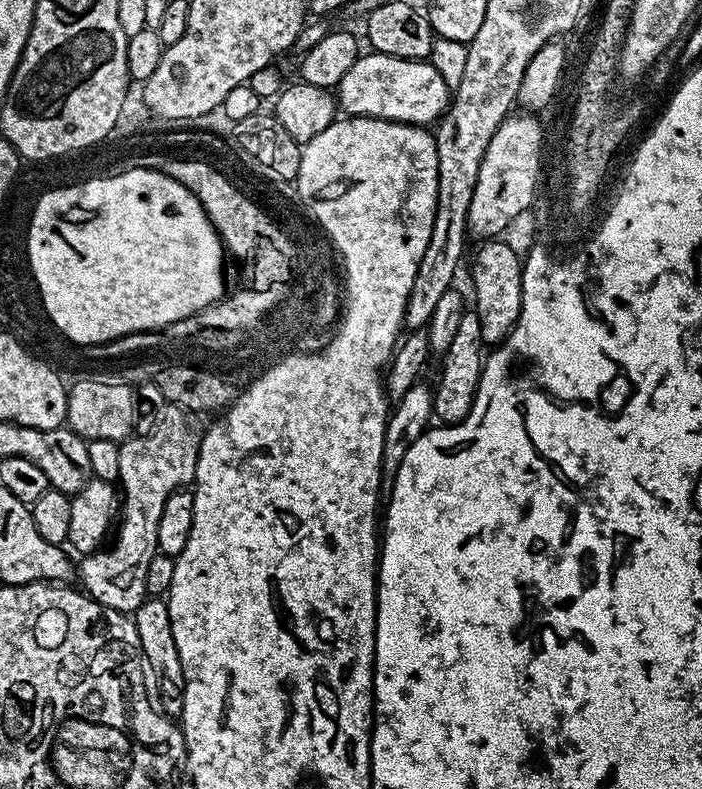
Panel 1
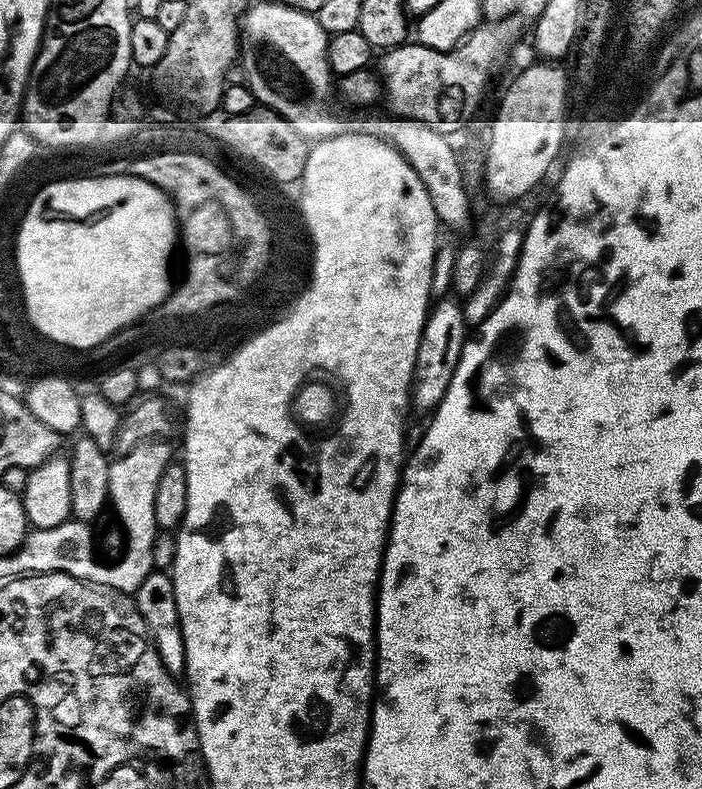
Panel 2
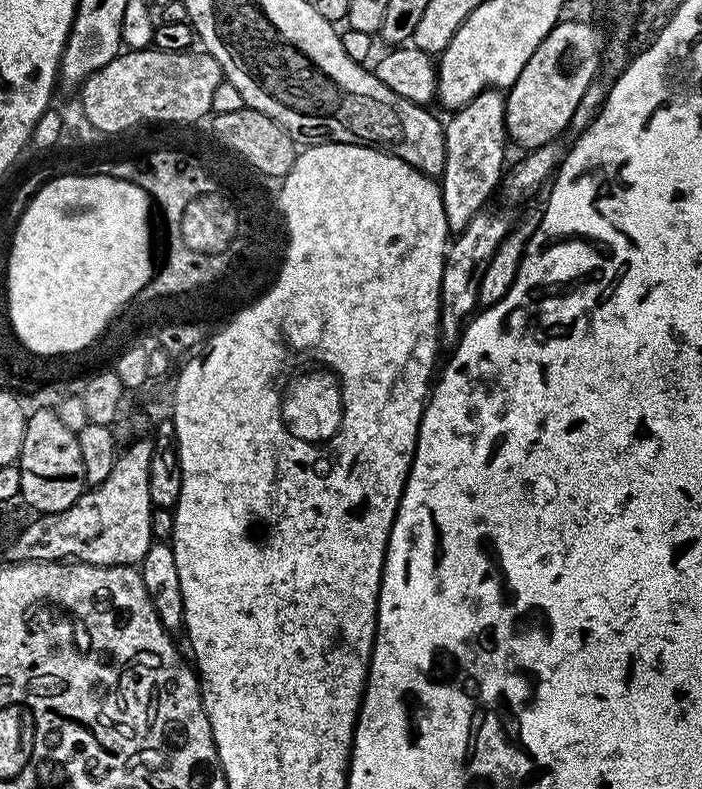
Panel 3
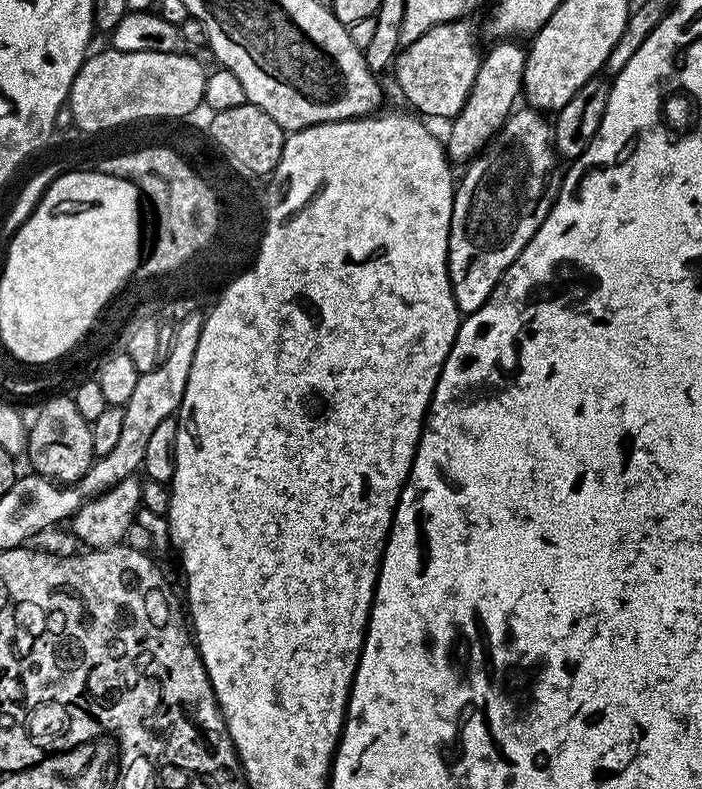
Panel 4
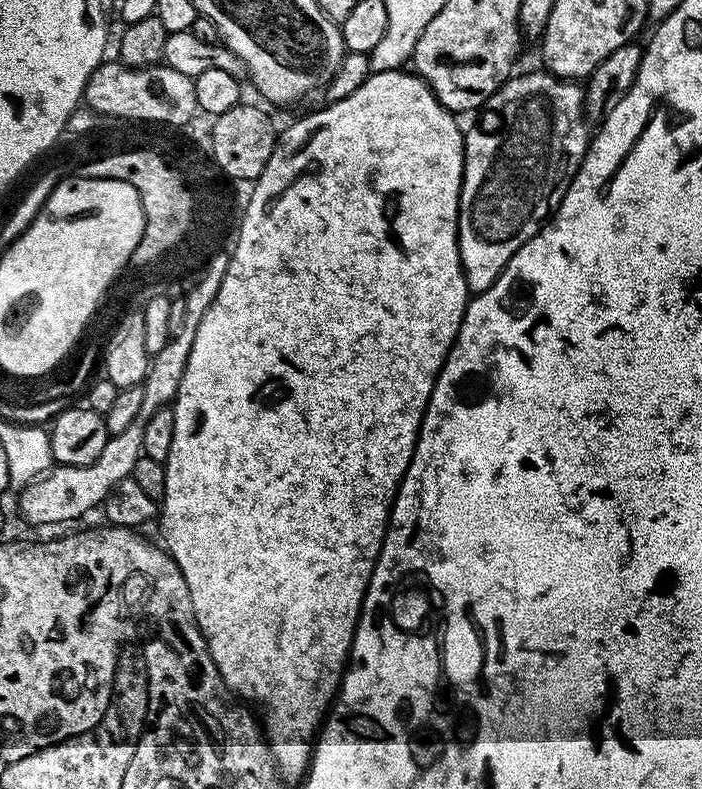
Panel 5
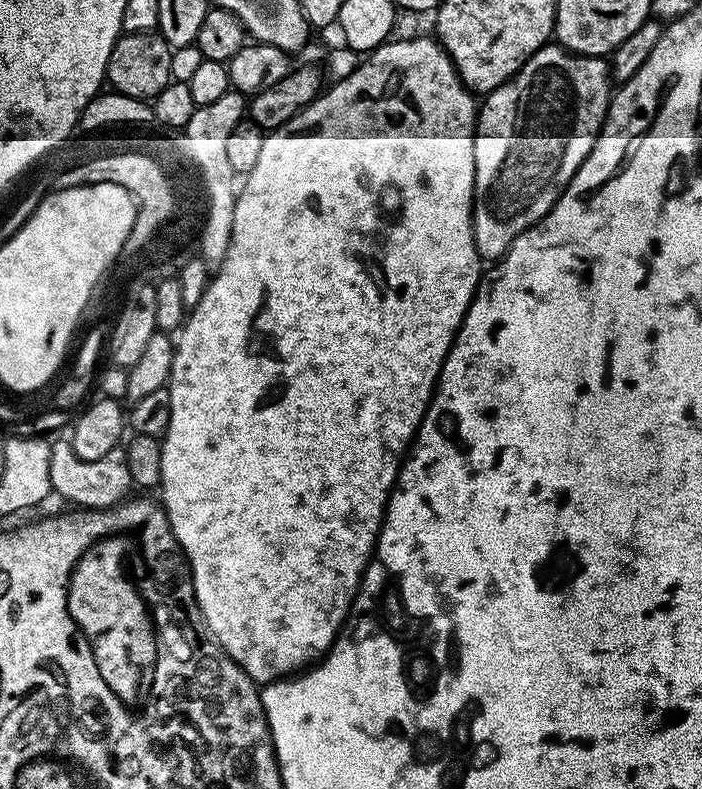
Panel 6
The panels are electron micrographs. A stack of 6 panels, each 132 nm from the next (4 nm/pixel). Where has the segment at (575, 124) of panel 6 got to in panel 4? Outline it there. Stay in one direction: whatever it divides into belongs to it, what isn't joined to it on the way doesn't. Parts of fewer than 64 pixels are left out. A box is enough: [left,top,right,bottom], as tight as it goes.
[448,106,562,314]

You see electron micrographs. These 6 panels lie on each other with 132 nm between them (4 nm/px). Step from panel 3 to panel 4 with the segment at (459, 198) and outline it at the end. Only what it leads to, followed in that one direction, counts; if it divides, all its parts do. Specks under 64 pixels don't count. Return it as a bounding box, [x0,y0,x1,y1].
[446,38,525,166]

